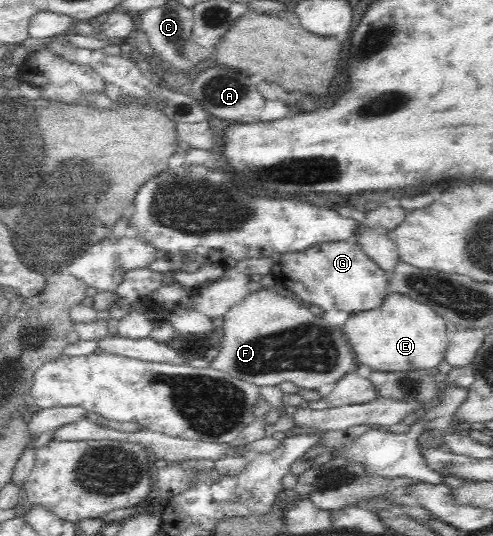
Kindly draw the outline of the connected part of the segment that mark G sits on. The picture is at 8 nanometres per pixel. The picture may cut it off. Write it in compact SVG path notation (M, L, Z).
M335 241L312 246L301 252L286 252L270 268L275 279L285 279L283 285L300 297L305 306L317 305L323 311L347 311L349 314L375 309L383 303L388 277L355 241Z

